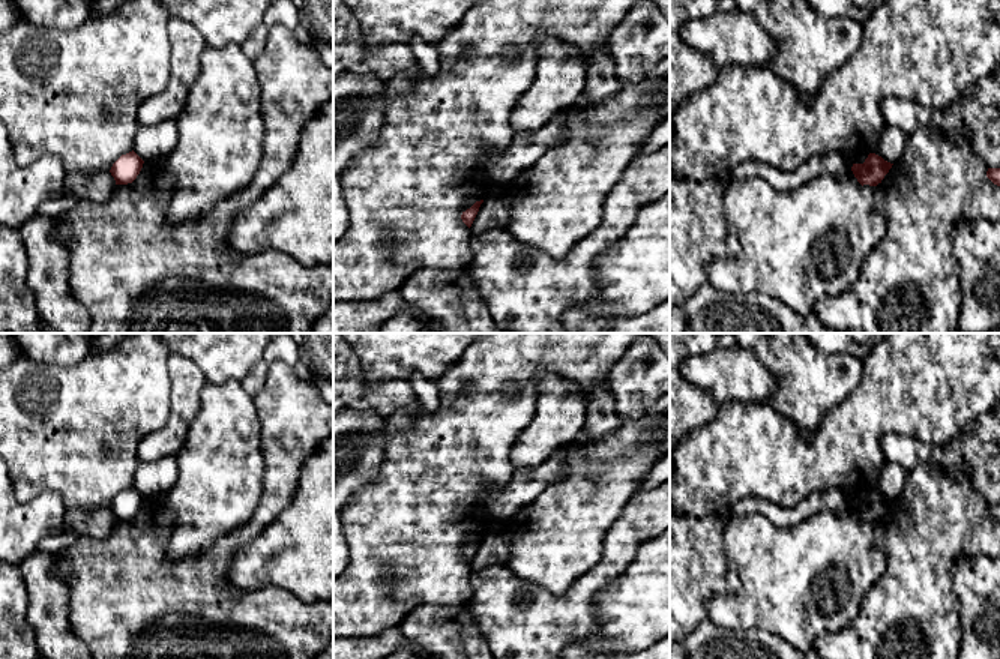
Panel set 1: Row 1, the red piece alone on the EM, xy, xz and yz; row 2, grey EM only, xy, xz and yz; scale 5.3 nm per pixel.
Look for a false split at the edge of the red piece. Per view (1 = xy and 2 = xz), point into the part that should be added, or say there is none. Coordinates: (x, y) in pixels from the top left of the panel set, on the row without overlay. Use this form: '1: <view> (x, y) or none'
1: none
2: none

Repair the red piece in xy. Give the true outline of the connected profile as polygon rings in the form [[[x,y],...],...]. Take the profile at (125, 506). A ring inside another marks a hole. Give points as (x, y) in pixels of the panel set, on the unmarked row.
[[[132,486],[122,491],[111,503],[110,509],[116,521],[132,519],[143,504],[144,497]]]

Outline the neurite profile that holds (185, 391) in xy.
[[[176,354],[168,357],[168,372],[170,417],[161,429],[147,434],[140,441],[140,464],[176,455],[200,410],[200,393],[207,384],[204,372],[189,359]]]

